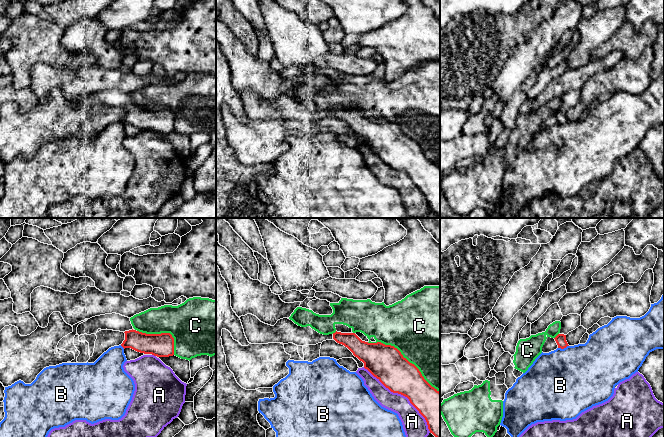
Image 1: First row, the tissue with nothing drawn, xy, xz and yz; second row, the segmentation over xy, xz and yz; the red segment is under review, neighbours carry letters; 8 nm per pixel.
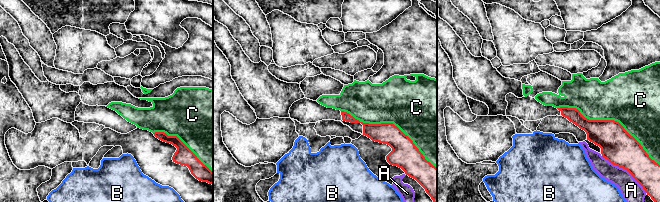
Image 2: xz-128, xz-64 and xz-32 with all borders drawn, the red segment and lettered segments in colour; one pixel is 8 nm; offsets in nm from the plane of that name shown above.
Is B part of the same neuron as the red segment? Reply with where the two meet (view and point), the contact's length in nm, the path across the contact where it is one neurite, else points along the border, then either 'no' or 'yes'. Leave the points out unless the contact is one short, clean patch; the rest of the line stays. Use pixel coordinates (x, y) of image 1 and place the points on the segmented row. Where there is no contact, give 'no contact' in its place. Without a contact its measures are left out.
yz (563, 348) | 90 nm | along yz (568, 345), (558, 348) | no

